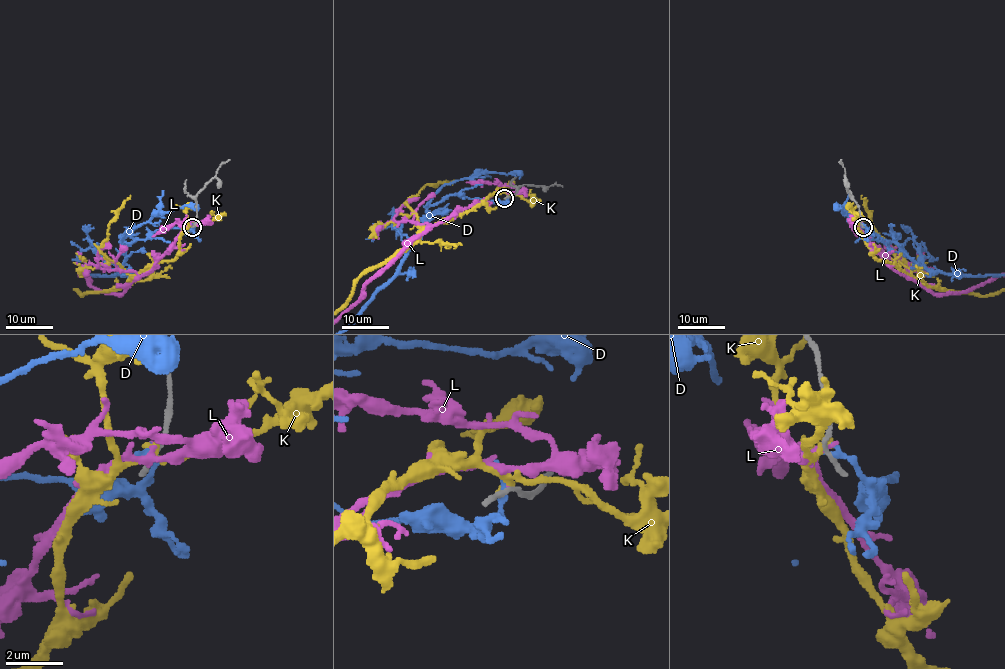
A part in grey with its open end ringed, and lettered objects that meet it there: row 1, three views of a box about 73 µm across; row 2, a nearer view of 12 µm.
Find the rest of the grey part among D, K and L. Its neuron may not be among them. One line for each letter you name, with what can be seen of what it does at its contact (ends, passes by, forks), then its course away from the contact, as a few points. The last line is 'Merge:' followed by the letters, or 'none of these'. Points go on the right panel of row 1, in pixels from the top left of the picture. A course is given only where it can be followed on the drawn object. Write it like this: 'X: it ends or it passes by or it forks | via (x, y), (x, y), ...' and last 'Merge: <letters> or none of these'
Merge: none of these

